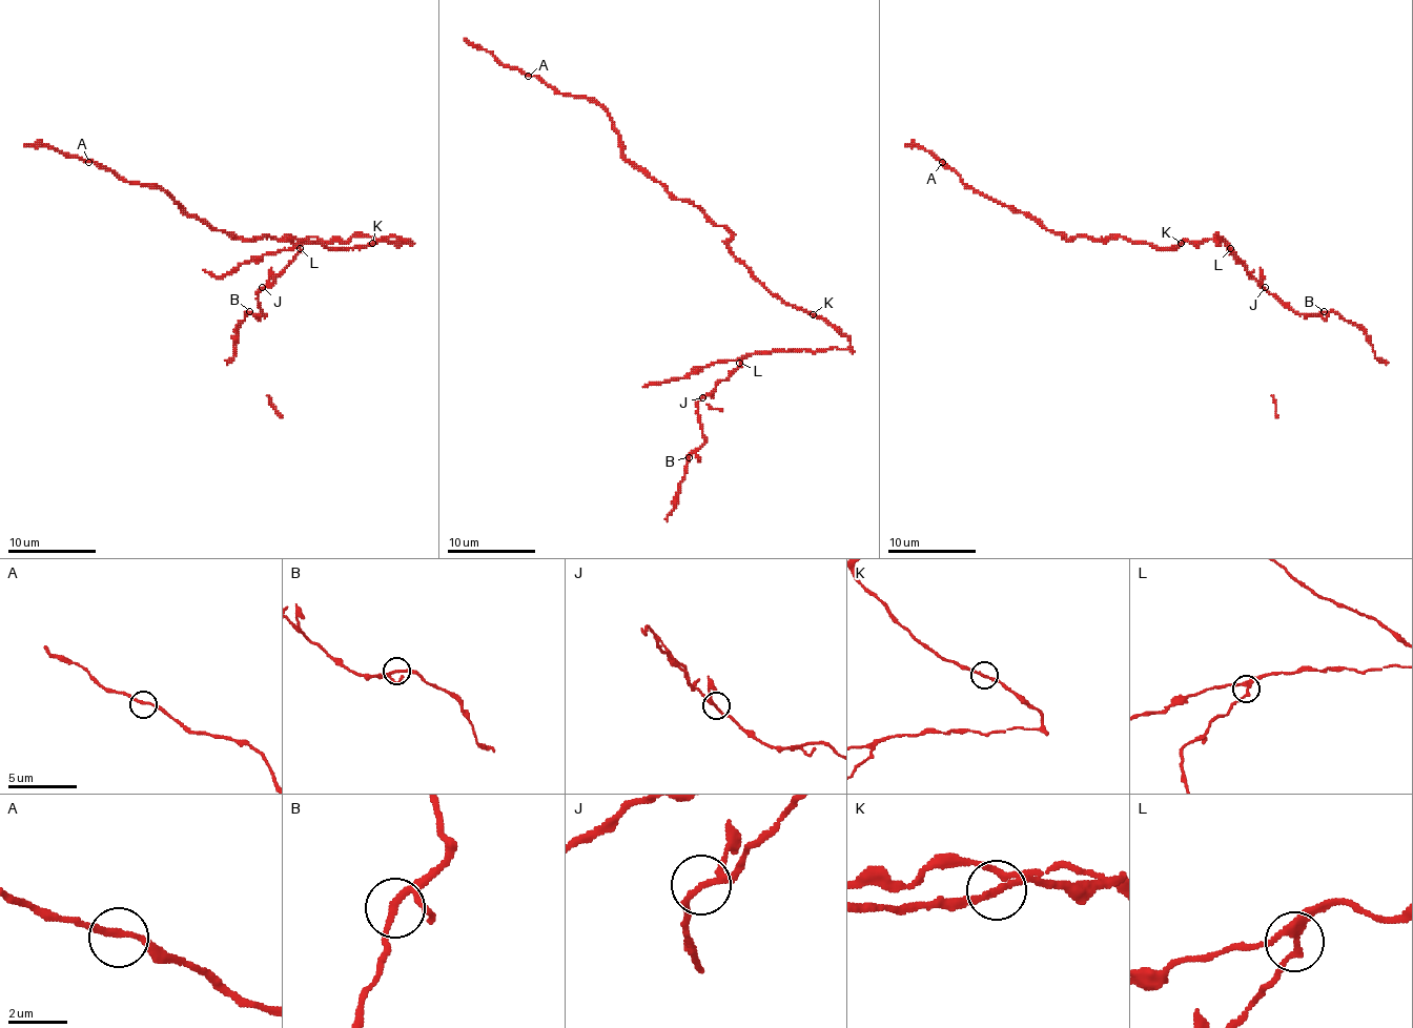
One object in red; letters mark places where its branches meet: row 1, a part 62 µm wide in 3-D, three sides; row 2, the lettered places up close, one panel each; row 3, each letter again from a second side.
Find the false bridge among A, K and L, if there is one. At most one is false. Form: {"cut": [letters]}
{"cut": ["L"]}

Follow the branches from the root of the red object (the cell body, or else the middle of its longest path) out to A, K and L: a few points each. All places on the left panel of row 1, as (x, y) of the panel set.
A: (335, 248), (304, 243), (293, 237), (236, 239), (189, 217), (163, 190), (119, 180), (88, 162)
K: (335, 248), (362, 248), (372, 243)
L: (335, 248), (362, 248), (377, 241), (410, 239), (350, 237), (346, 241), (320, 241), (308, 237), (300, 248)

